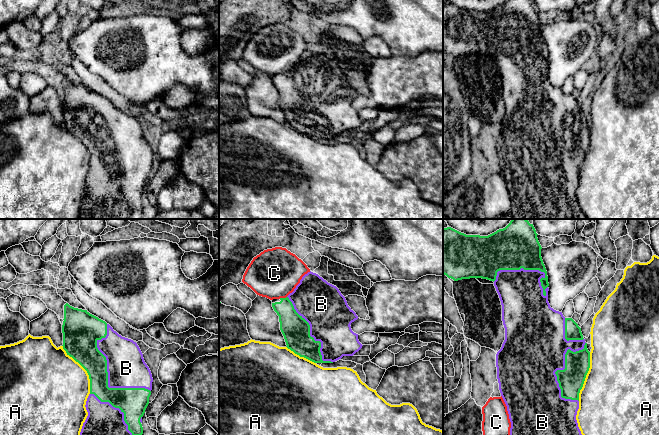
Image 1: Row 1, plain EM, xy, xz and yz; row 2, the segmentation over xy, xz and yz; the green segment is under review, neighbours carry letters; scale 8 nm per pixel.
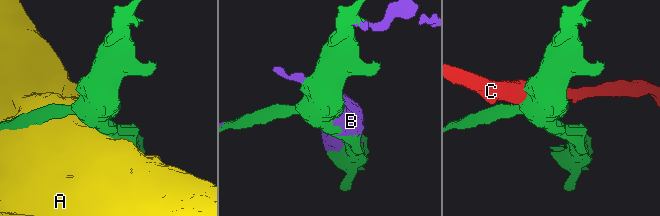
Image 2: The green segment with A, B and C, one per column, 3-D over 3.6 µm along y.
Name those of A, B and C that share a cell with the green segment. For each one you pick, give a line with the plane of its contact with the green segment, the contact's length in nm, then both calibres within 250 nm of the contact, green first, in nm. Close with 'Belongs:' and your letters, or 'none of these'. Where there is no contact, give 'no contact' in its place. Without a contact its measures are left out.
B: meets green in xy; contact 650 nm long; 200 nm thick on the green side, 320 nm on the other
Belongs: B

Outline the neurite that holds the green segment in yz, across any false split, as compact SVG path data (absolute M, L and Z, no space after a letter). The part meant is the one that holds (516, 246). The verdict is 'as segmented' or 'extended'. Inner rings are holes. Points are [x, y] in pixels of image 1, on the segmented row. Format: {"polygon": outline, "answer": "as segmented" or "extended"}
{"polygon": "M512 219L505 228L499 229L488 236L466 235L451 227L443 228L443 274L454 281L482 278L494 282L502 305L502 321L505 328L505 340L496 354L497 379L511 422L510 435L582 435L576 415L579 409L579 393L590 368L590 352L578 324L572 318L565 318L562 312L550 307L548 302L548 276L541 257L542 247L537 235L533 224L530 224L527 219Z", "answer": "extended"}

